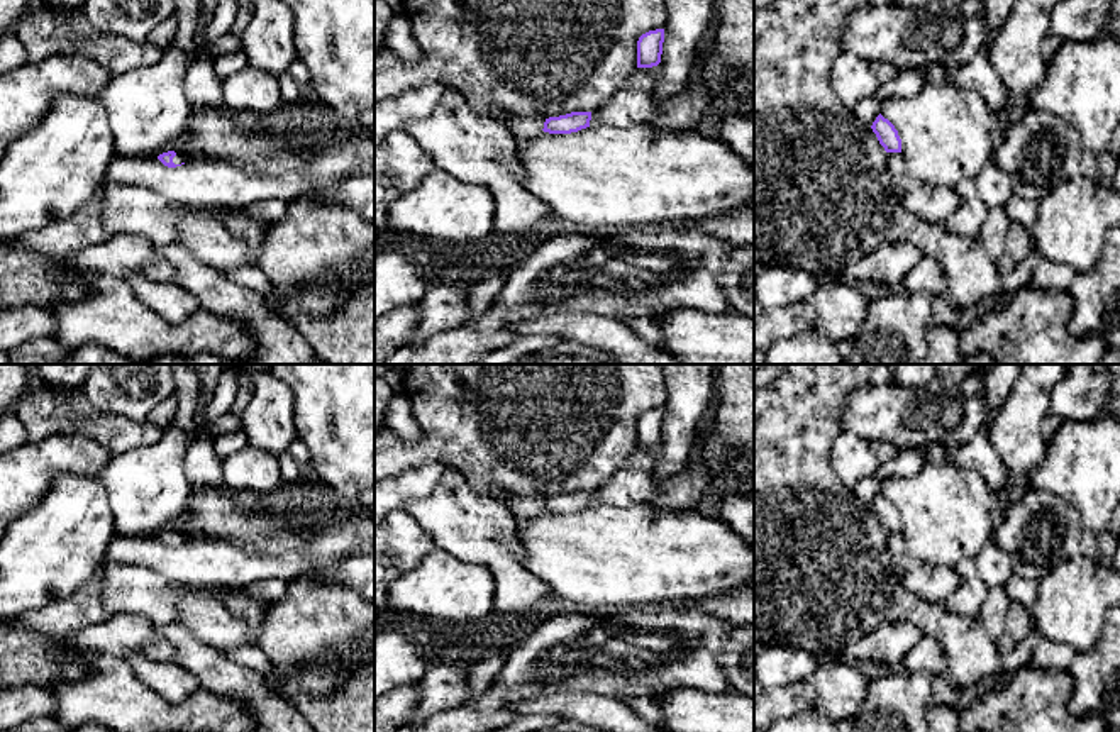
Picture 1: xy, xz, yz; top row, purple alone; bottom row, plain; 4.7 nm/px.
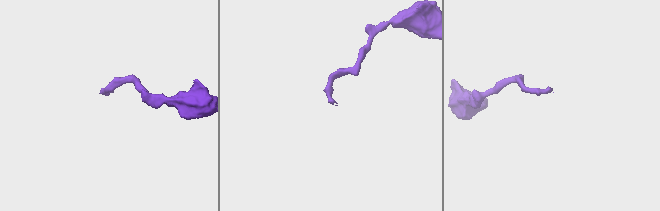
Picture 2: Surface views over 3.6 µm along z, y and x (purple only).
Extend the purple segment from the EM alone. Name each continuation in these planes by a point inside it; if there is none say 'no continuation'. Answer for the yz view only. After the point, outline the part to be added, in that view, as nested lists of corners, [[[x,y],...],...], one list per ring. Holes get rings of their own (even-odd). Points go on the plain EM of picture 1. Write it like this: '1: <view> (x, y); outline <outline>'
no continuation

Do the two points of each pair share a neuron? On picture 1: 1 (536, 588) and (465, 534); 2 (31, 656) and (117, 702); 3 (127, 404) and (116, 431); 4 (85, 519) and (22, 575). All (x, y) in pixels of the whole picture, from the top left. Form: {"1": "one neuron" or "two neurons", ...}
{"1": "one neuron", "2": "two neurons", "3": "two neurons", "4": "one neuron"}

